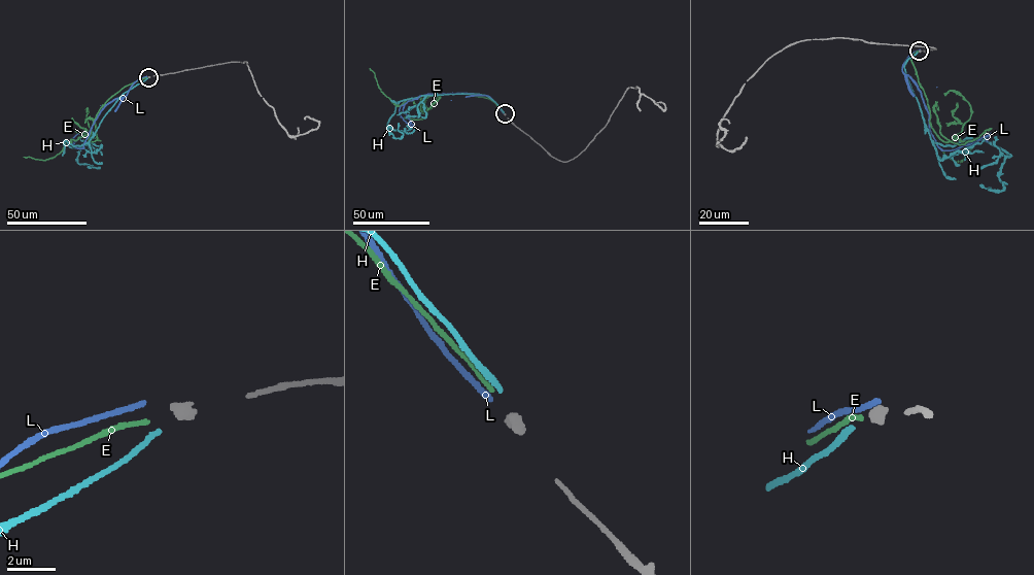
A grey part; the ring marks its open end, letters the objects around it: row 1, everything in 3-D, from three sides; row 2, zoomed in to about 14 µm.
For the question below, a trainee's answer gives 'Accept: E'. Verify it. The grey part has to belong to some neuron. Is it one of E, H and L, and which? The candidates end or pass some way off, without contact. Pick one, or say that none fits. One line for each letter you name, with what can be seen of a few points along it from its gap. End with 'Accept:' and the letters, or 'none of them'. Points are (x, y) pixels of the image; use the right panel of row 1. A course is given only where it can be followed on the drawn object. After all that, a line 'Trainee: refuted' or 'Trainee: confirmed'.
E: it runs (918, 51), (910, 59), (932, 129), (945, 141), (962, 132), (953, 137), (975, 140), (960, 161), (942, 150)
Accept: E
Trainee: confirmed

